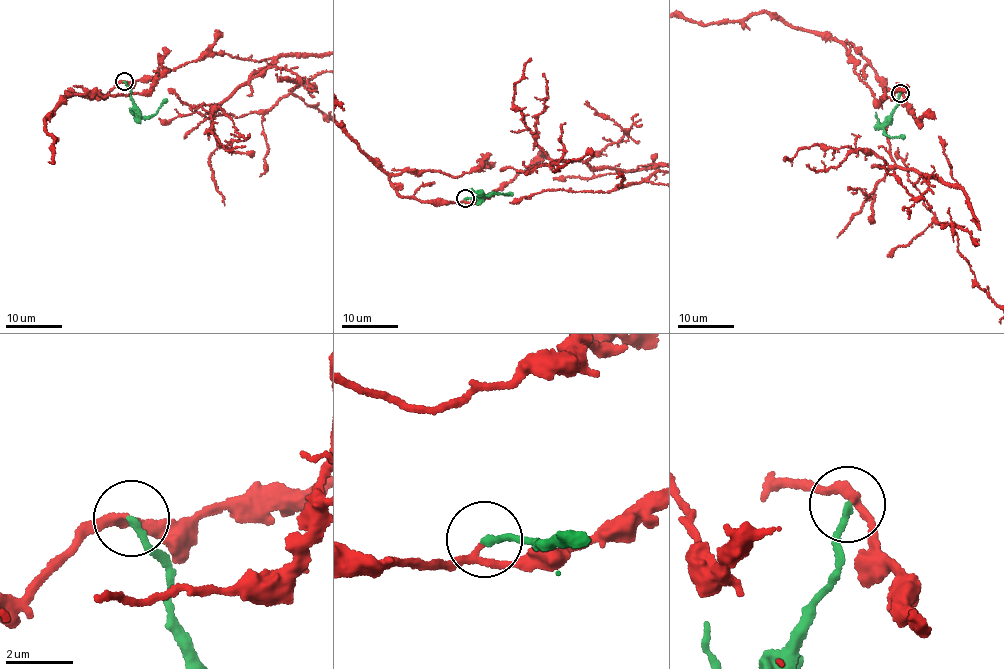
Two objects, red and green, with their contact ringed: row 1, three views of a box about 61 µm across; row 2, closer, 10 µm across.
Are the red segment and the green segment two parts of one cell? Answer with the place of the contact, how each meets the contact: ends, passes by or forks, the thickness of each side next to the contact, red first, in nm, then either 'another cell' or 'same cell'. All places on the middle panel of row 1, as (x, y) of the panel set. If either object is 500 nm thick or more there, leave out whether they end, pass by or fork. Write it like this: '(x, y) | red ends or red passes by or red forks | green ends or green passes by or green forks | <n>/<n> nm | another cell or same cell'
(465, 198) | red passes by | green ends | 180/190 nm | same cell

